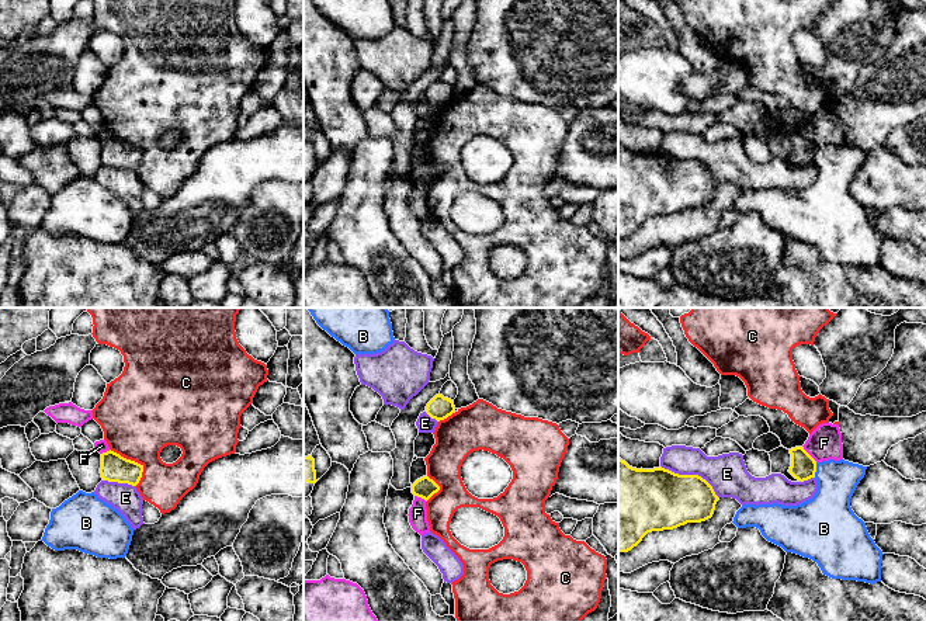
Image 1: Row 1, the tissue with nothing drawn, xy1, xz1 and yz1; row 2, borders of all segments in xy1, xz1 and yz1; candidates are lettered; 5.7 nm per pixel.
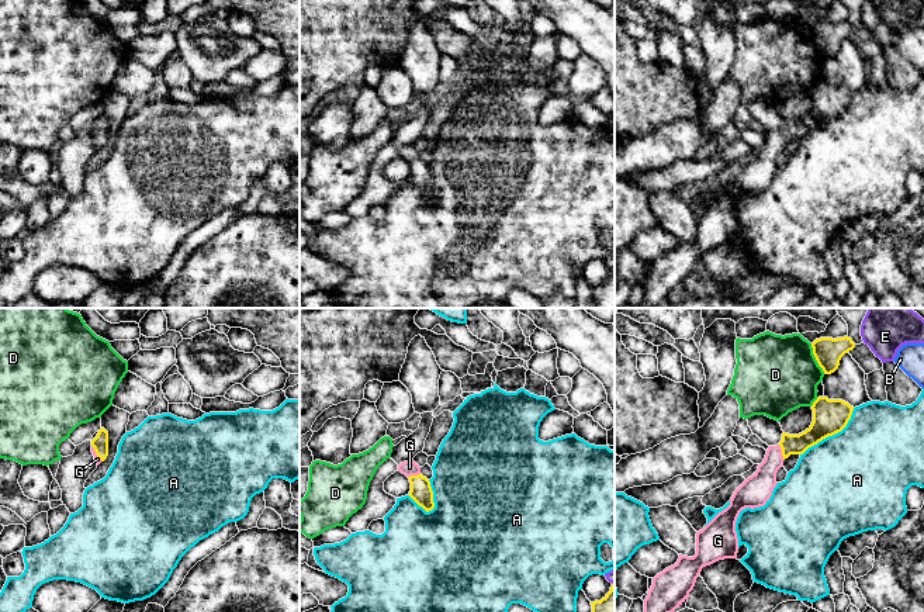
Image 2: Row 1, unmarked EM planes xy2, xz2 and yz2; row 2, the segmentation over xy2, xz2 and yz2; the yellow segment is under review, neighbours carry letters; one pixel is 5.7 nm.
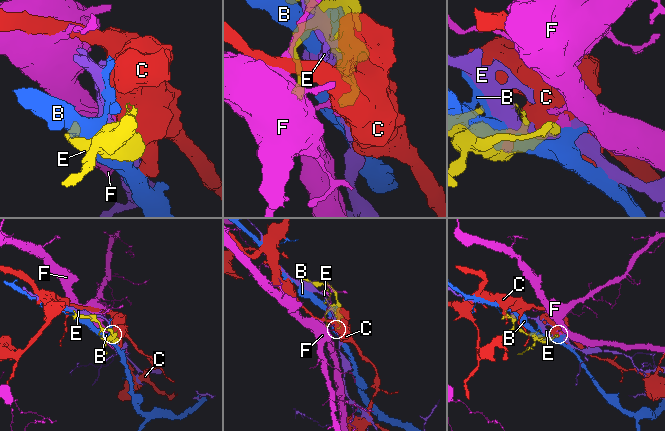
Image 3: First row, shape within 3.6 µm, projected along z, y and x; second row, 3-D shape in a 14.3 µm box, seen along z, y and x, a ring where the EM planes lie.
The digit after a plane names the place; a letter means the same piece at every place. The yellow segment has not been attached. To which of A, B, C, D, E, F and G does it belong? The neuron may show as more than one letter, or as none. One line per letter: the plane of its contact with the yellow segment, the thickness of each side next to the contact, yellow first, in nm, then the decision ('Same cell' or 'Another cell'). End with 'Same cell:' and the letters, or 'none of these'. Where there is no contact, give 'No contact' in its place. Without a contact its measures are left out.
A: Touches yellow in yz2. Thickness 200 nm (yellow) against 500 nm. Another cell
B: Touches yellow in yz1. Thickness 140 nm (yellow) against 240 nm. Another cell
C: Touches yellow in xy1. Thickness 160 nm (yellow) against 440 nm. Another cell
D: Touches yellow in yz2. Thickness 160 nm (yellow) against 460 nm. Another cell
E: Touches yellow in yz1. Thickness 360 nm (yellow) against 220 nm. Another cell
F: Touches yellow in yz1. Thickness 140 nm (yellow) against 190 nm. Another cell
G: Touches yellow in yz2. Thickness 120 nm (yellow) against 160 nm. Same cell
Same cell: G

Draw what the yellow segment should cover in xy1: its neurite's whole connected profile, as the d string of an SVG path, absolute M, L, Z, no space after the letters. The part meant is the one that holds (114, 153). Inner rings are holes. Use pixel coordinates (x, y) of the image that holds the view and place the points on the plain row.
M114 136L101 139L100 159L103 166L136 171L142 163L143 150L126 145Z

